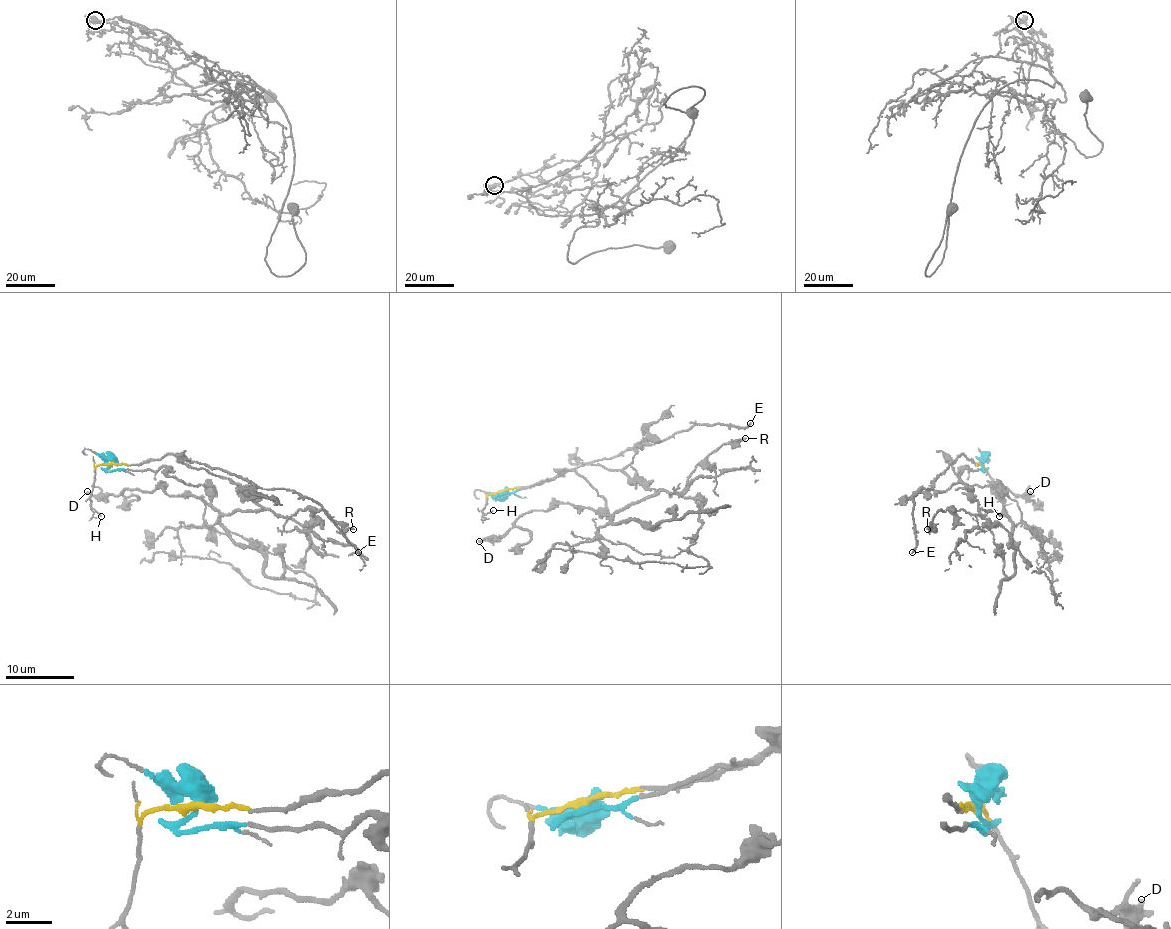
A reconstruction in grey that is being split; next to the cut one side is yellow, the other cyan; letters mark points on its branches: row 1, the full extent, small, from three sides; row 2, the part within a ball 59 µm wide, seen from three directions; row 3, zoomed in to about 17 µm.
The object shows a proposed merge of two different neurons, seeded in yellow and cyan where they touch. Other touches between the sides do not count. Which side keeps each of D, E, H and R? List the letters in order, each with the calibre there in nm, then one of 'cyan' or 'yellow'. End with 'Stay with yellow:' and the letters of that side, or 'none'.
D: 180 nm | cyan
E: 200 nm | yellow
H: 90 nm | yellow
R: 260 nm | cyan
Stay with yellow: E, H

